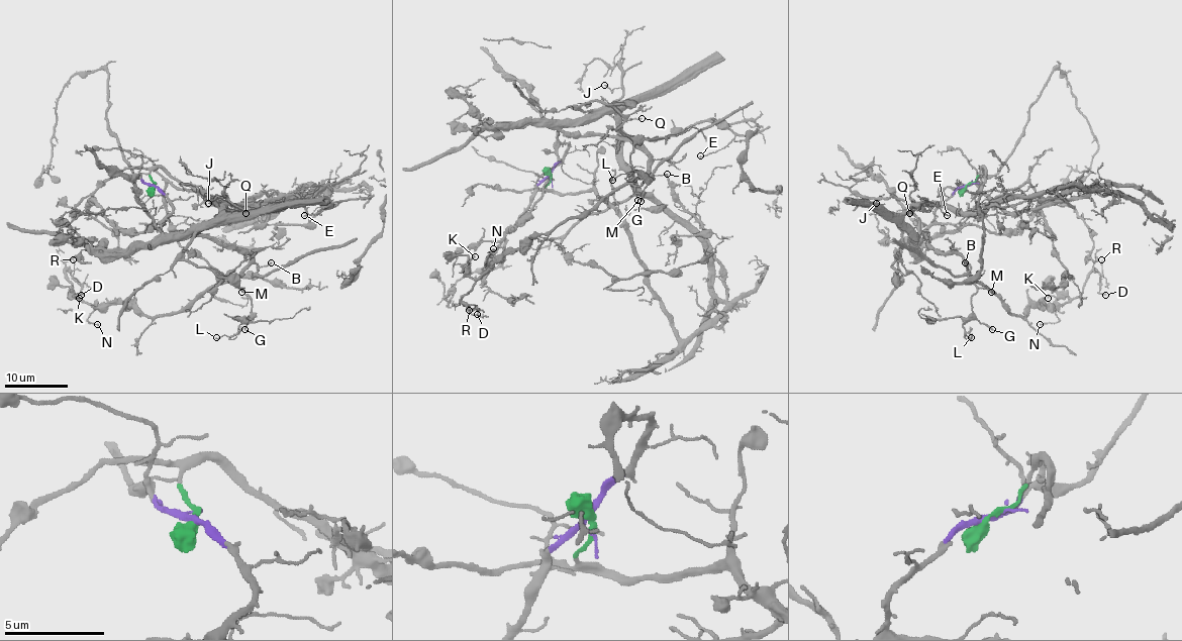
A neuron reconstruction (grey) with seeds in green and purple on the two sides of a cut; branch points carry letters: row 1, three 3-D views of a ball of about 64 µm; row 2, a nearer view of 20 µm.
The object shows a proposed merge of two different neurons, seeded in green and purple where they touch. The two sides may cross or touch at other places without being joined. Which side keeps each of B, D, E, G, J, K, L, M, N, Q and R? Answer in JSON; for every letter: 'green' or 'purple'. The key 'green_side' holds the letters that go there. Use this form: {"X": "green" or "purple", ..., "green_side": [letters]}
{"B": "purple", "D": "purple", "E": "purple", "G": "purple", "J": "purple", "K": "purple", "L": "purple", "M": "purple", "N": "purple", "Q": "purple", "R": "purple", "green_side": []}

